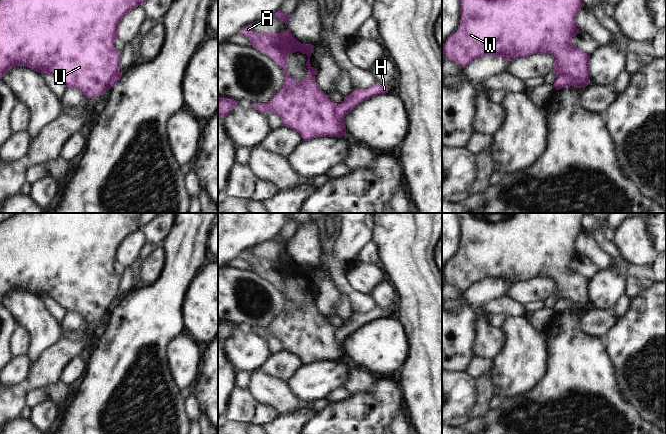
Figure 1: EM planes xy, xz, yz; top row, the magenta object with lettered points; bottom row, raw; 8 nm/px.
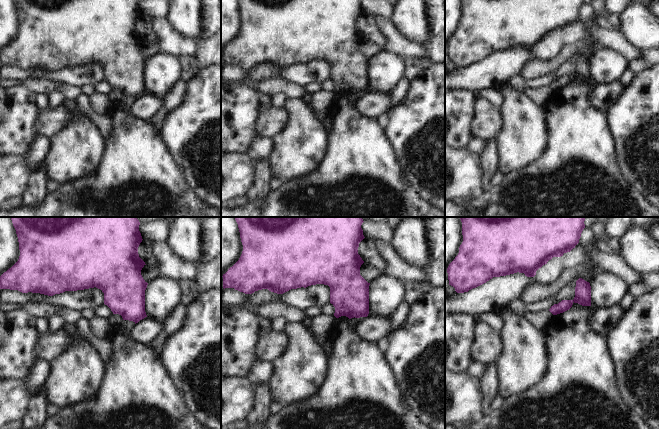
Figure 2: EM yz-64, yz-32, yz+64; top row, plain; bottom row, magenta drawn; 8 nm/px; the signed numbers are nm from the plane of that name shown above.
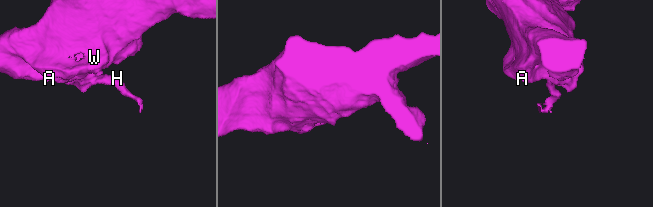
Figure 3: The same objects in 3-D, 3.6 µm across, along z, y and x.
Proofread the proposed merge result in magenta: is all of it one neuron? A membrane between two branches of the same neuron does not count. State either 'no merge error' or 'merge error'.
merge error

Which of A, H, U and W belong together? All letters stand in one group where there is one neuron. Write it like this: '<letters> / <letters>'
A U W / H

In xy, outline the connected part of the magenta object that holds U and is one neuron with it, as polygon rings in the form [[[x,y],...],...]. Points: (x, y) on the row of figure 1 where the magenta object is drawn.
[[[0,0],[0,79],[12,68],[26,66],[41,74],[47,73],[57,78],[67,88],[77,88],[86,98],[102,96],[110,90],[110,82],[119,70],[121,52],[115,48],[115,40],[119,38],[119,24],[133,9],[143,6],[146,0]]]

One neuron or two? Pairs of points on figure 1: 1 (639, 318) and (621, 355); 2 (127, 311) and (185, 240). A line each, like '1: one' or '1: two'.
1: one
2: one

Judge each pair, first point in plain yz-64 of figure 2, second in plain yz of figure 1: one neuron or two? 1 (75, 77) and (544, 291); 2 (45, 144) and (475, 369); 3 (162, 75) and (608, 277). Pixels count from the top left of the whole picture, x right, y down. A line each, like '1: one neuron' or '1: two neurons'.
1: one neuron
2: one neuron
3: one neuron

